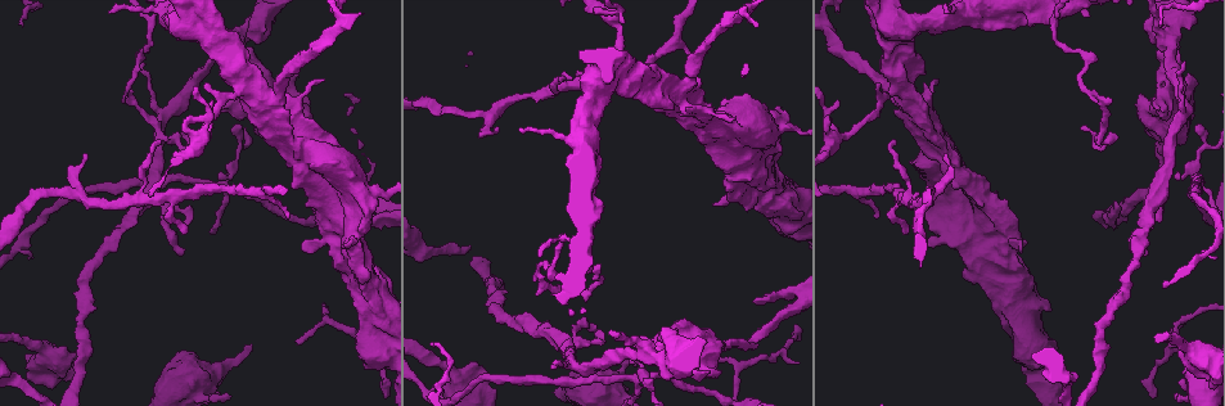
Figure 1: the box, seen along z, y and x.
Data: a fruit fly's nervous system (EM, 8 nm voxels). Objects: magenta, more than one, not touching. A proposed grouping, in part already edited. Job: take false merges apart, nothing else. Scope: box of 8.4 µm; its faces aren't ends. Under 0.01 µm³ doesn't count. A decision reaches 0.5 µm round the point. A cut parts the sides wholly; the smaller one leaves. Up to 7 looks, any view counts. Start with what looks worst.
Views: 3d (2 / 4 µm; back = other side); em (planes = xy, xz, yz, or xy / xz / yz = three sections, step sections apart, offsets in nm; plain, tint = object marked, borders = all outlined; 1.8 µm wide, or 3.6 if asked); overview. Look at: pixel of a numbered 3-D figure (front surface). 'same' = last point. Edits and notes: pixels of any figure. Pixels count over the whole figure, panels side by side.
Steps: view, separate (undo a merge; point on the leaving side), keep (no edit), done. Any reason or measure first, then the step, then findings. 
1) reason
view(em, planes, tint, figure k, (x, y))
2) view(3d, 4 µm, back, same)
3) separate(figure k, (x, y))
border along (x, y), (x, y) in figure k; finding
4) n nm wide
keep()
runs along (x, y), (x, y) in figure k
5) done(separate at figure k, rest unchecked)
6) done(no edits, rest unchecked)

four arms meet
view(em, planes, tint, figure 1, (651, 354))

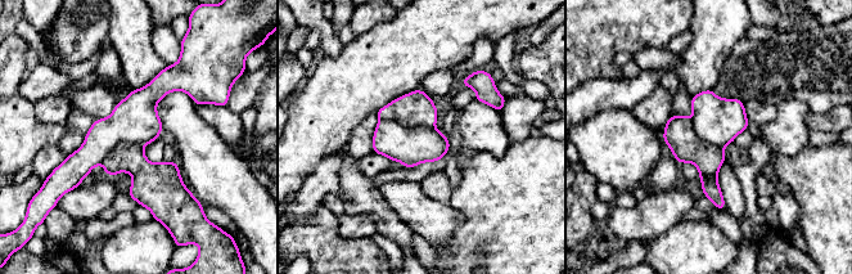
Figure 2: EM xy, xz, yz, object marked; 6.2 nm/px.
separate(figure 2, (410, 146))
two cells meet here

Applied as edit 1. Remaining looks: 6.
see it whole again
view(overview)

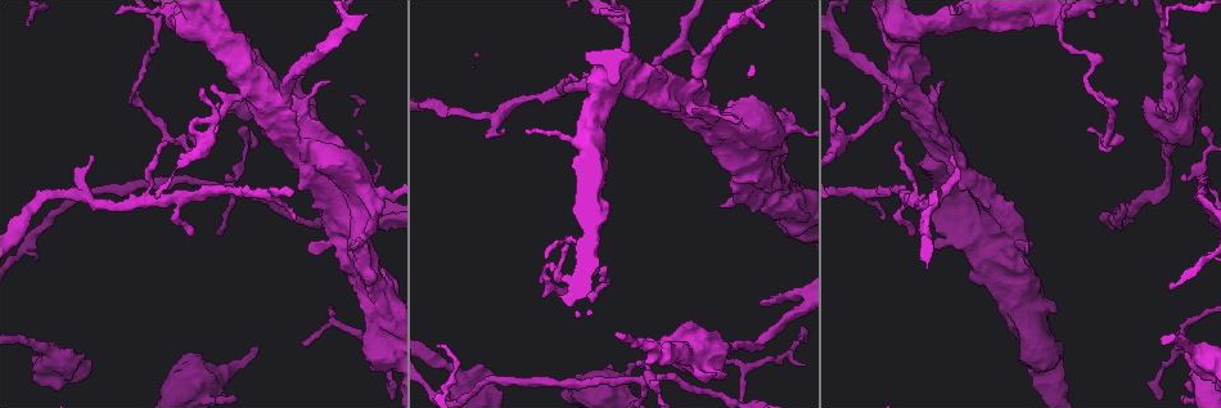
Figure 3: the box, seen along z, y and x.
a narrow waist
view(em, planes, tint, figure 3, (232, 186))

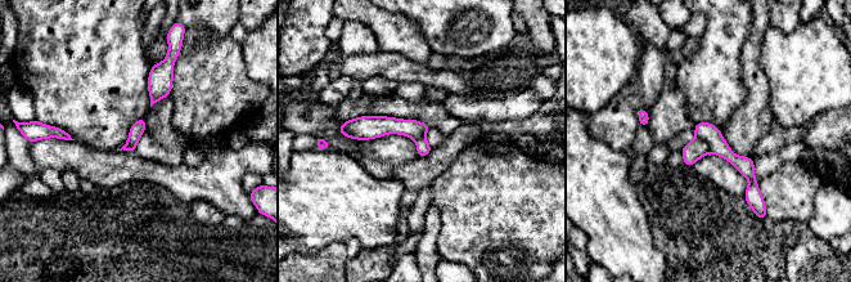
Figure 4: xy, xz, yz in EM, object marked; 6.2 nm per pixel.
separate(figure 4, (708, 131))
two cells meet here

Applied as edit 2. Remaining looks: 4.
calibre changes
view(em, xz, step 16, tint, figure 3, (653, 75))

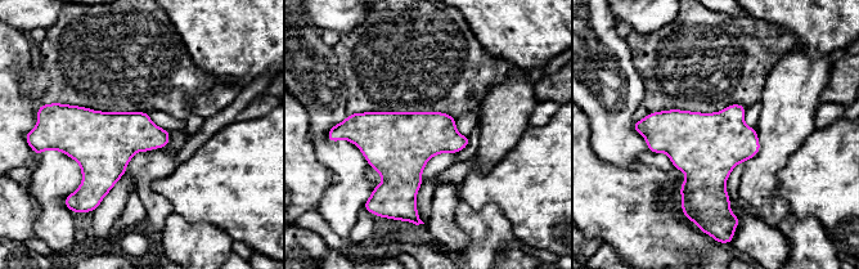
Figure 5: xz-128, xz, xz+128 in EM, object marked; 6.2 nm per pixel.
view(em, planes, tint, same)

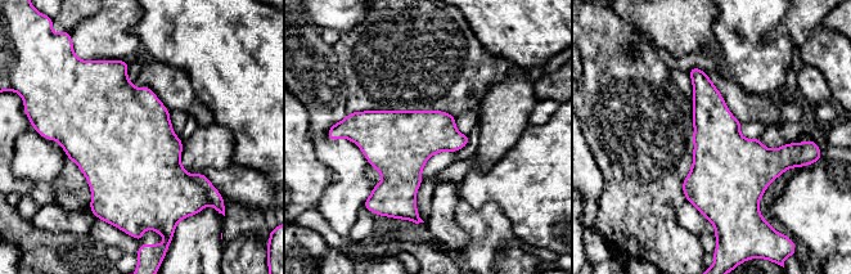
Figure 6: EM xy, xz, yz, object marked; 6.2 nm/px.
380 nm wide
keep()
one cell here

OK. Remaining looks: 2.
done(separate at figure 2, separate at figure 4, rest unchecked)

